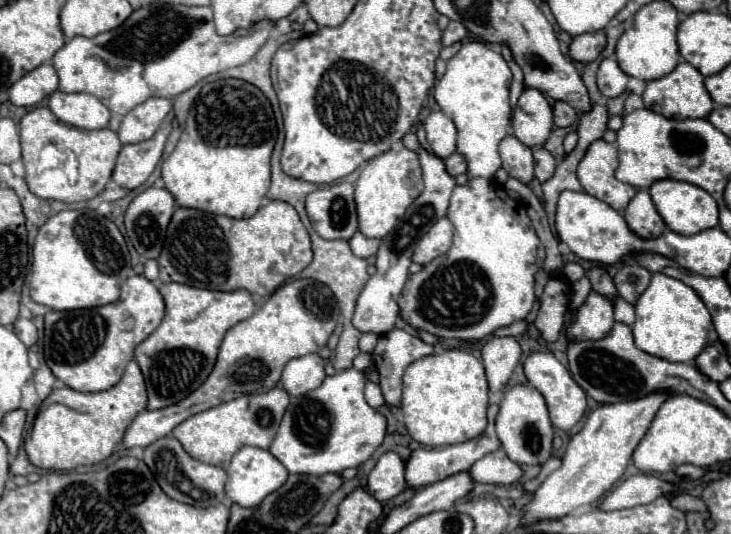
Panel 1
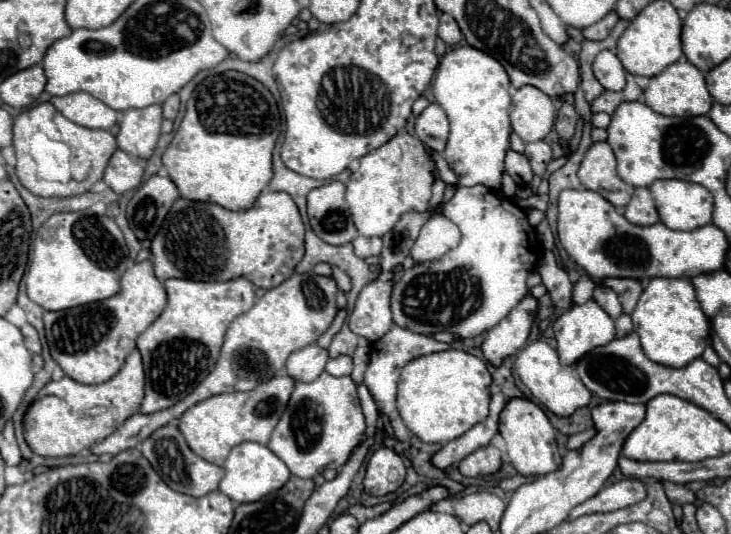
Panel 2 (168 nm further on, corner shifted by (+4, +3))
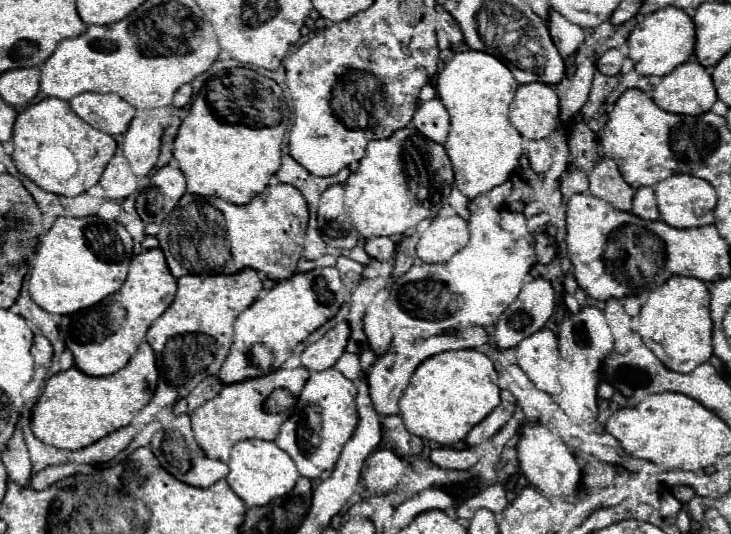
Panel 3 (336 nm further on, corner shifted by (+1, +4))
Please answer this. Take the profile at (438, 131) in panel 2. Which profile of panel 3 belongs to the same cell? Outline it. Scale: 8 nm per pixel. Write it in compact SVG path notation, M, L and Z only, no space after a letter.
M438 97L420 103L412 121L420 133L436 143L444 143L450 133L450 115Z

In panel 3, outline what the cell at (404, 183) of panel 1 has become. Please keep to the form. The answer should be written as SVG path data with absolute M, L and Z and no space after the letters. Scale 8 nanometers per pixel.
M404 127L398 129L392 137L374 139L366 147L366 155L349 165L351 174L344 186L344 209L348 211L352 223L360 231L364 239L372 239L378 235L402 235L406 229L416 227L424 219L432 219L438 215L446 197L450 195L450 187L454 183L452 163L442 145L428 141L420 131Z

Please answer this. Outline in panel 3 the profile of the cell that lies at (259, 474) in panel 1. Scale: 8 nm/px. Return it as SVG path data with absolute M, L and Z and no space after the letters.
M242 439L230 449L226 481L246 507L266 505L270 499L286 495L294 487L296 479L298 471L294 461L276 445L276 439Z

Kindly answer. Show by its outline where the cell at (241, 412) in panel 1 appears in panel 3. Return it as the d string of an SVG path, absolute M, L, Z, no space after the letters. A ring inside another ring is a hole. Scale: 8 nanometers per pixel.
M278 369L264 377L246 379L240 383L224 385L222 391L206 401L192 413L192 433L200 449L220 461L228 461L230 449L242 439L266 439L272 441L278 435L278 427L286 419L286 411L294 405L294 393L300 393L308 379L308 369ZM284 391L284 393L276 393ZM290 403L290 405L288 405Z

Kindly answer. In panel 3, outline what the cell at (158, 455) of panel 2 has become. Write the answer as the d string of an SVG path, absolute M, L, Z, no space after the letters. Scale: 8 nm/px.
M188 415L176 417L168 429L158 429L154 433L154 437L152 437L152 445L150 447L152 447L152 453L156 455L160 467L166 469L176 479L188 483L188 485L194 485L194 487L210 487L216 481L224 479L226 473L228 473L226 463L222 463L218 459L210 459L198 447L196 439L192 437L192 431L190 431L190 417Z

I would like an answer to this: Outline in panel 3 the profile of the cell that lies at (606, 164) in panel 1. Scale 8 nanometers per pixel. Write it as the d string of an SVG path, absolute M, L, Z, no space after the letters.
M610 157L600 159L590 171L590 193L608 201L616 209L630 211L634 189L622 179L616 161Z

